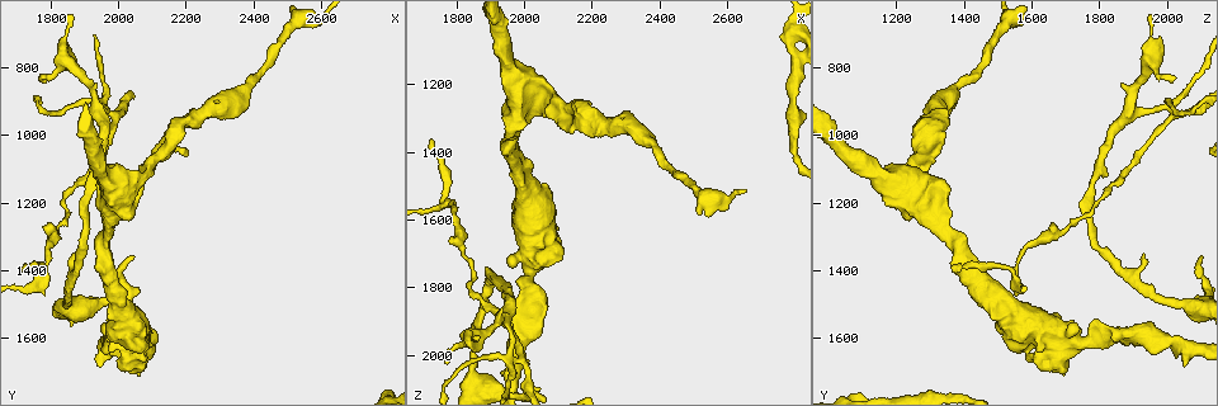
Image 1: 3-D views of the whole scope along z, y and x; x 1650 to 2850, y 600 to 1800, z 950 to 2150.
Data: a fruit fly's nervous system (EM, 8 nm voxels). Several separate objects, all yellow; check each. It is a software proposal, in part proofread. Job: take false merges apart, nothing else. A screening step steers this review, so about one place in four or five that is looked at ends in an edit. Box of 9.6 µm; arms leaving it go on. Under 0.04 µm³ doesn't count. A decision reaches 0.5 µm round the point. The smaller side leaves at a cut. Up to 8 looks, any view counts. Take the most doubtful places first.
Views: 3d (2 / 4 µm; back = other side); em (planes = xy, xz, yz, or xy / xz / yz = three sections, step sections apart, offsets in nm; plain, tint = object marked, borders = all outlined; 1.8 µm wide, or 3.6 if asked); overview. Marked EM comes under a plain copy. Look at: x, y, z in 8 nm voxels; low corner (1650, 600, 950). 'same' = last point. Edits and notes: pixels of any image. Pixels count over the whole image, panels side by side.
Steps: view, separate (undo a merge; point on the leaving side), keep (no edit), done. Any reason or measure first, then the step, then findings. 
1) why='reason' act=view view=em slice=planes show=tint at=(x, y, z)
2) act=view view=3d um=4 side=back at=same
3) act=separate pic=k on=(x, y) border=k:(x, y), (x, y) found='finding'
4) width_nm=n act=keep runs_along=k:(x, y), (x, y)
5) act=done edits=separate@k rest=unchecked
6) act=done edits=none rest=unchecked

act=view view=em slice=yz step=16 show=tint at=(1960, 930, 2000)

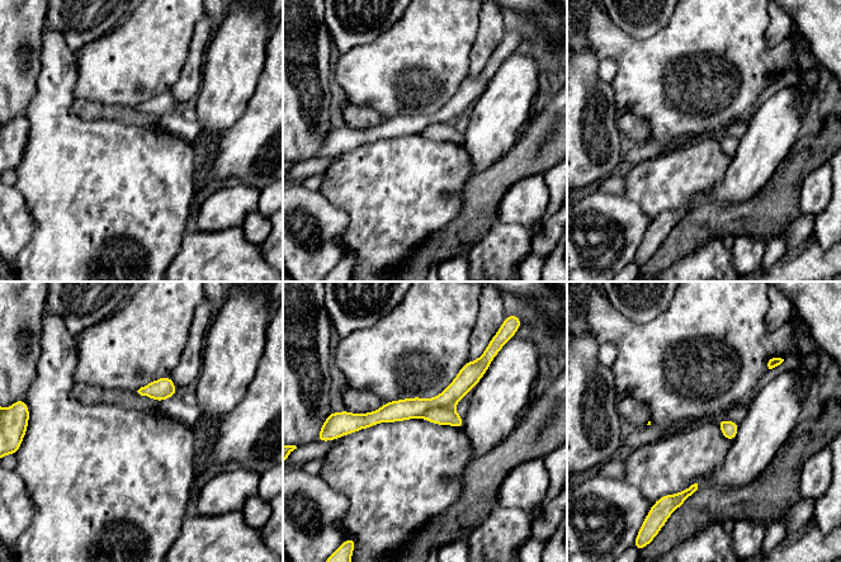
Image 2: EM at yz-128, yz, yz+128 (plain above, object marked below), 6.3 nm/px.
why='another direction' act=view view=em slice=planes show=tint at=same

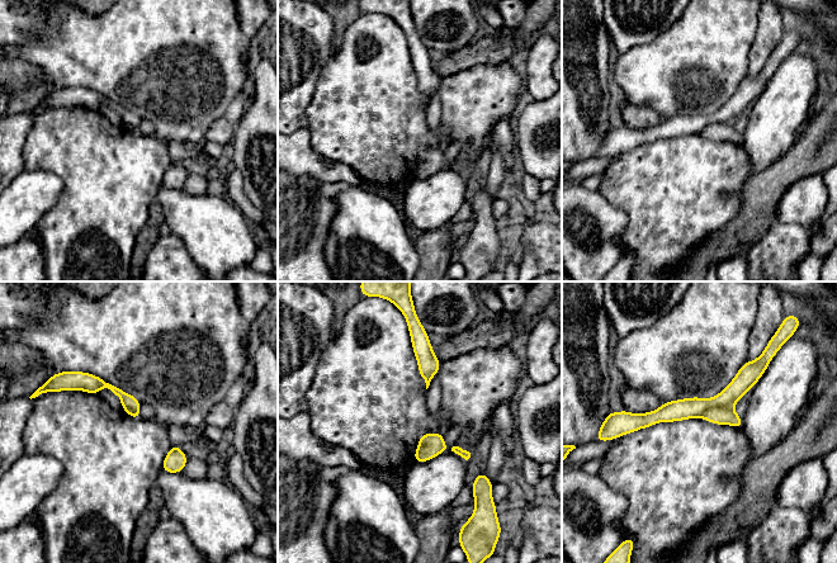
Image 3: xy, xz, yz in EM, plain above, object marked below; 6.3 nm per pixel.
act=separate pic=3 on=(726, 415) border=3:(732, 405), (712, 406), (700, 416) found='two neurons meet here'

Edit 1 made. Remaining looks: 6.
why='two arms in line, one across' act=view view=em um=3.6 slice=planes show=tint at=(1980, 1220, 1280)

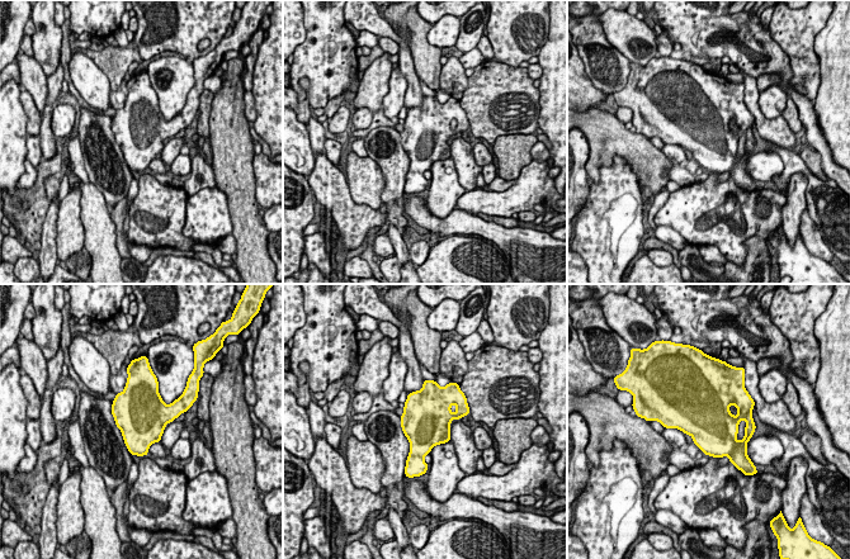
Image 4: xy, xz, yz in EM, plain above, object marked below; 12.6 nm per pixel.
act=keep found='continuous, no second neuron'

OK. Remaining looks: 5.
why='thick turns thin' act=view view=3d um=4 at=(2040, 1580, 1620)

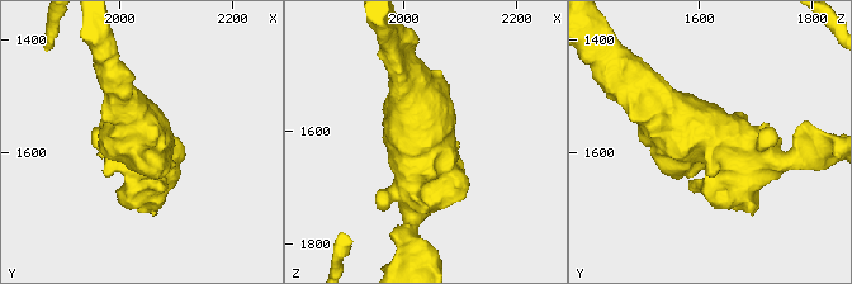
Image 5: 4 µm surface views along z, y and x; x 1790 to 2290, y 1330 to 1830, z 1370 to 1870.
act=view view=em um=3.6 slice=planes show=tint at=(2035, 1580, 1630)

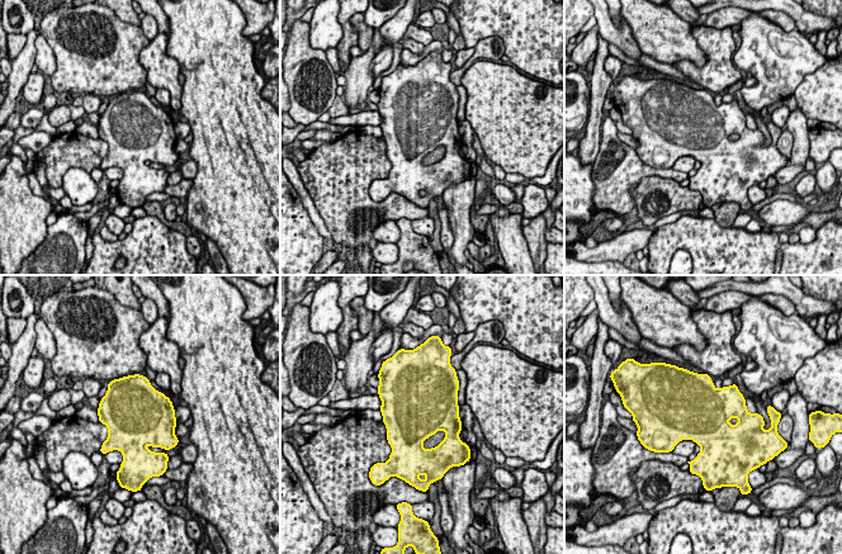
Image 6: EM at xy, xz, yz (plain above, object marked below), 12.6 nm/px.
act=keep found='one neuron here'

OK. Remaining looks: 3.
act=done edits=separate@3 rest=unchecked

